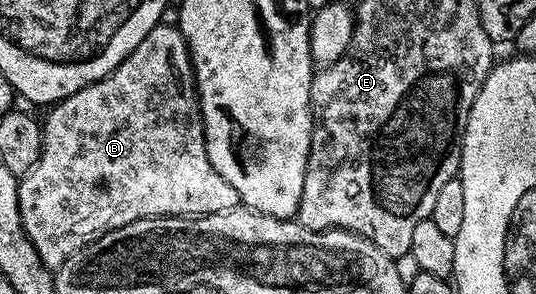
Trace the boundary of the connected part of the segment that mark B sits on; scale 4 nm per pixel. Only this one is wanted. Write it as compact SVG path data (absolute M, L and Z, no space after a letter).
M157 23L142 37L142 45L105 79L86 85L49 111L42 123L44 150L36 164L19 176L16 189L26 237L50 268L61 267L66 257L100 235L139 219L213 215L241 206L234 185L210 165L192 58L179 27Z

